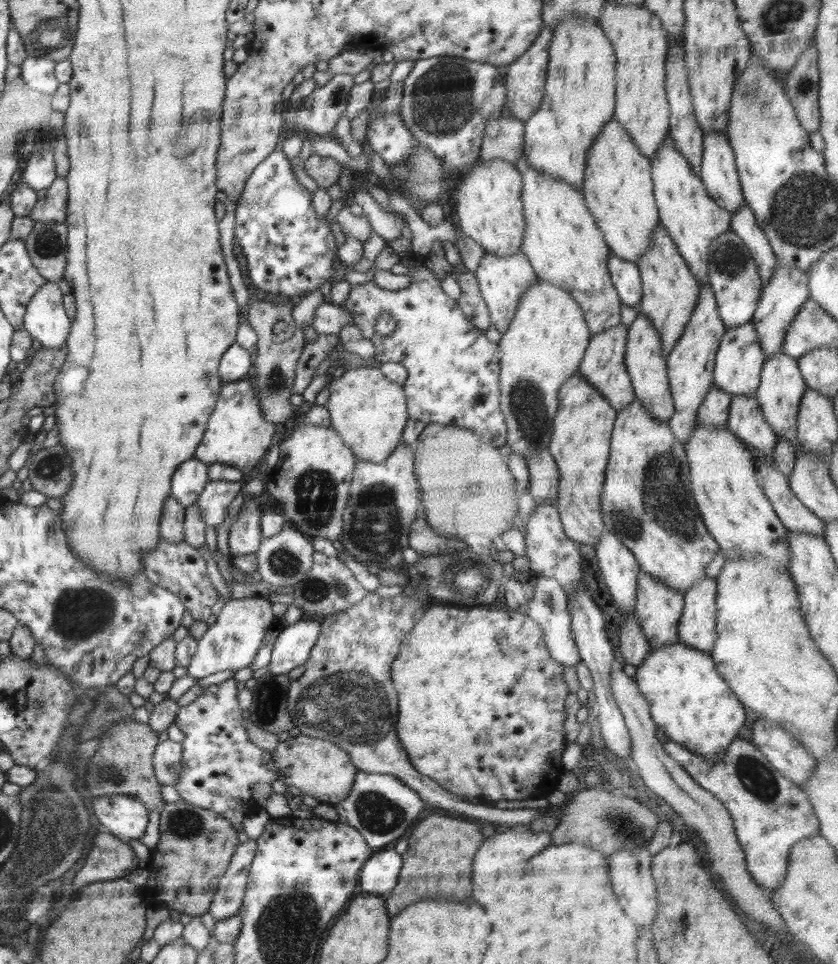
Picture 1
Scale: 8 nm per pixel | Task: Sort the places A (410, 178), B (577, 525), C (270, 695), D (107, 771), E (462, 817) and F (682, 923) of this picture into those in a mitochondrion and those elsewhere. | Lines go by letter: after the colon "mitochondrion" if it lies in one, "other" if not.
A: mitochondrion
B: other
C: mitochondrion
D: mitochondrion
E: other
F: mitochondrion

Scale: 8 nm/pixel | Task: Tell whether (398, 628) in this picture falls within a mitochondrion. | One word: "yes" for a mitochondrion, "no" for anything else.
no

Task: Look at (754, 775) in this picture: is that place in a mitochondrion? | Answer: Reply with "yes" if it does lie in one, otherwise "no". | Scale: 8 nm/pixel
yes

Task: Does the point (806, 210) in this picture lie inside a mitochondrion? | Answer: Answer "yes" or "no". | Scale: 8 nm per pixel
yes

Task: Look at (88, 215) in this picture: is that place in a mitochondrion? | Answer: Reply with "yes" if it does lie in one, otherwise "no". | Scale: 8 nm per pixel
no

